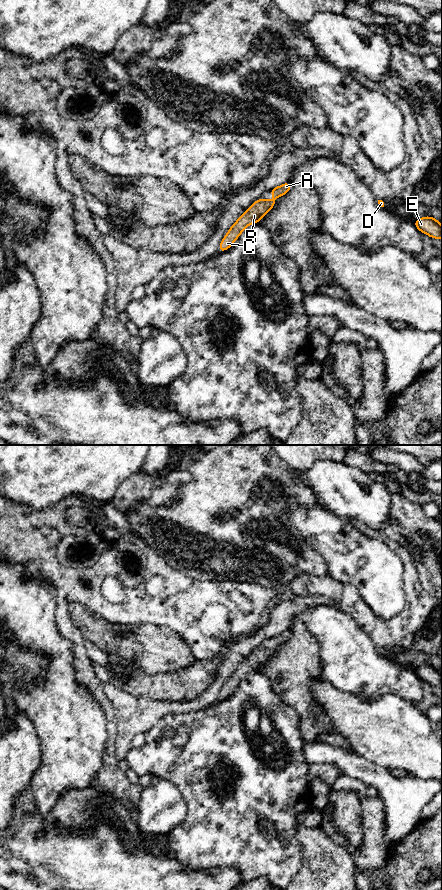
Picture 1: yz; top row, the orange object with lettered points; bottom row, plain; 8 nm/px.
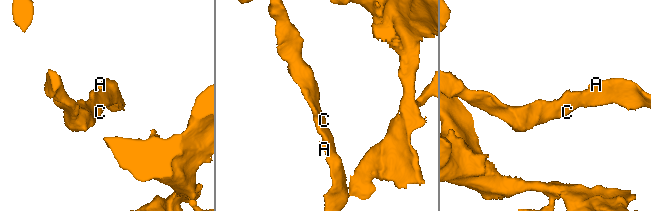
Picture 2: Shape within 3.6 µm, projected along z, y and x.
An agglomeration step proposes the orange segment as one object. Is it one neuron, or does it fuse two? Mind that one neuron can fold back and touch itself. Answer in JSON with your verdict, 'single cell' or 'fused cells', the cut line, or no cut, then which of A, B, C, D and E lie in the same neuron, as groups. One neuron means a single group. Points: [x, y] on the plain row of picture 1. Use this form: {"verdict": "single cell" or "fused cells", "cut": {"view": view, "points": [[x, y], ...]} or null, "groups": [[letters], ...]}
{"verdict": "single cell", "cut": null, "groups": [["A", "B", "C", "D", "E"]]}

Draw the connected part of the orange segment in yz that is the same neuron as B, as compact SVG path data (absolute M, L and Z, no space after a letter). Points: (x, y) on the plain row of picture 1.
M284 631L270 638L271 644L276 645L274 648L265 648L264 646L260 646L255 649L230 675L220 691L219 700L222 701L229 697L250 672L259 671L260 667L274 655L276 648L287 642L290 637L291 631Z

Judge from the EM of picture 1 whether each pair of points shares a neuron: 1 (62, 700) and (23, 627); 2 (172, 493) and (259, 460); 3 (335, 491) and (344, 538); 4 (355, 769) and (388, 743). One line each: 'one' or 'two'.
1: one
2: two
3: two
4: two

